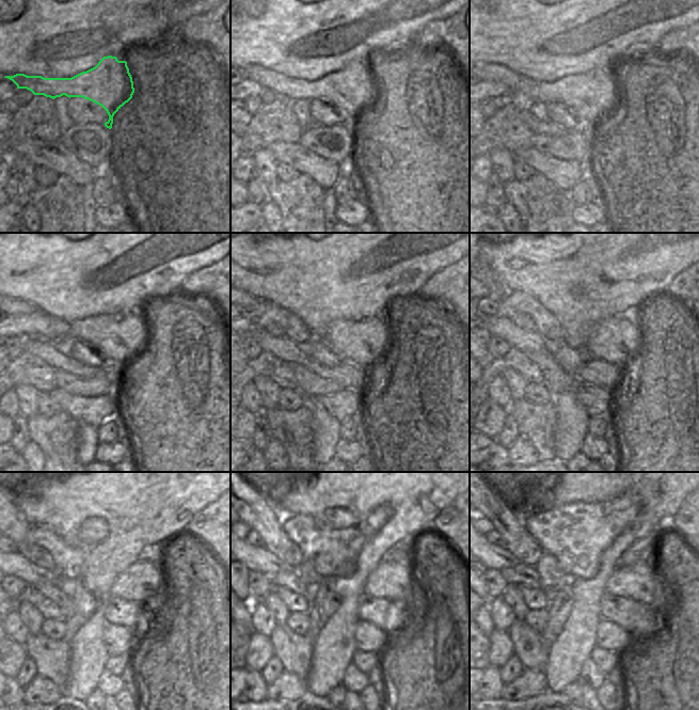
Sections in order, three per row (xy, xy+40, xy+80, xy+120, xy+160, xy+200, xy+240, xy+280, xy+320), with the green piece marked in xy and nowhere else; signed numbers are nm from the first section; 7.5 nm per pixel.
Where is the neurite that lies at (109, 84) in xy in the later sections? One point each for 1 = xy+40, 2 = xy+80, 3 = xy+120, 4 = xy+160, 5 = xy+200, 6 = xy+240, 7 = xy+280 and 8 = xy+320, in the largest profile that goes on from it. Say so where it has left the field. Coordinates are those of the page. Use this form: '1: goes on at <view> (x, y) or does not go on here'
1: goes on at xy+40 (353, 89)
2: goes on at xy+80 (594, 95)
3: goes on at xy+120 (116, 338)
4: goes on at xy+160 (371, 340)
5: goes on at xy+200 (617, 340)
6: goes on at xy+240 (144, 579)
7: goes on at xy+280 (394, 580)
8: goes on at xy+320 (642, 582)

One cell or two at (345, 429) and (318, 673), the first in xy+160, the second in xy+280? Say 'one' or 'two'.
two

